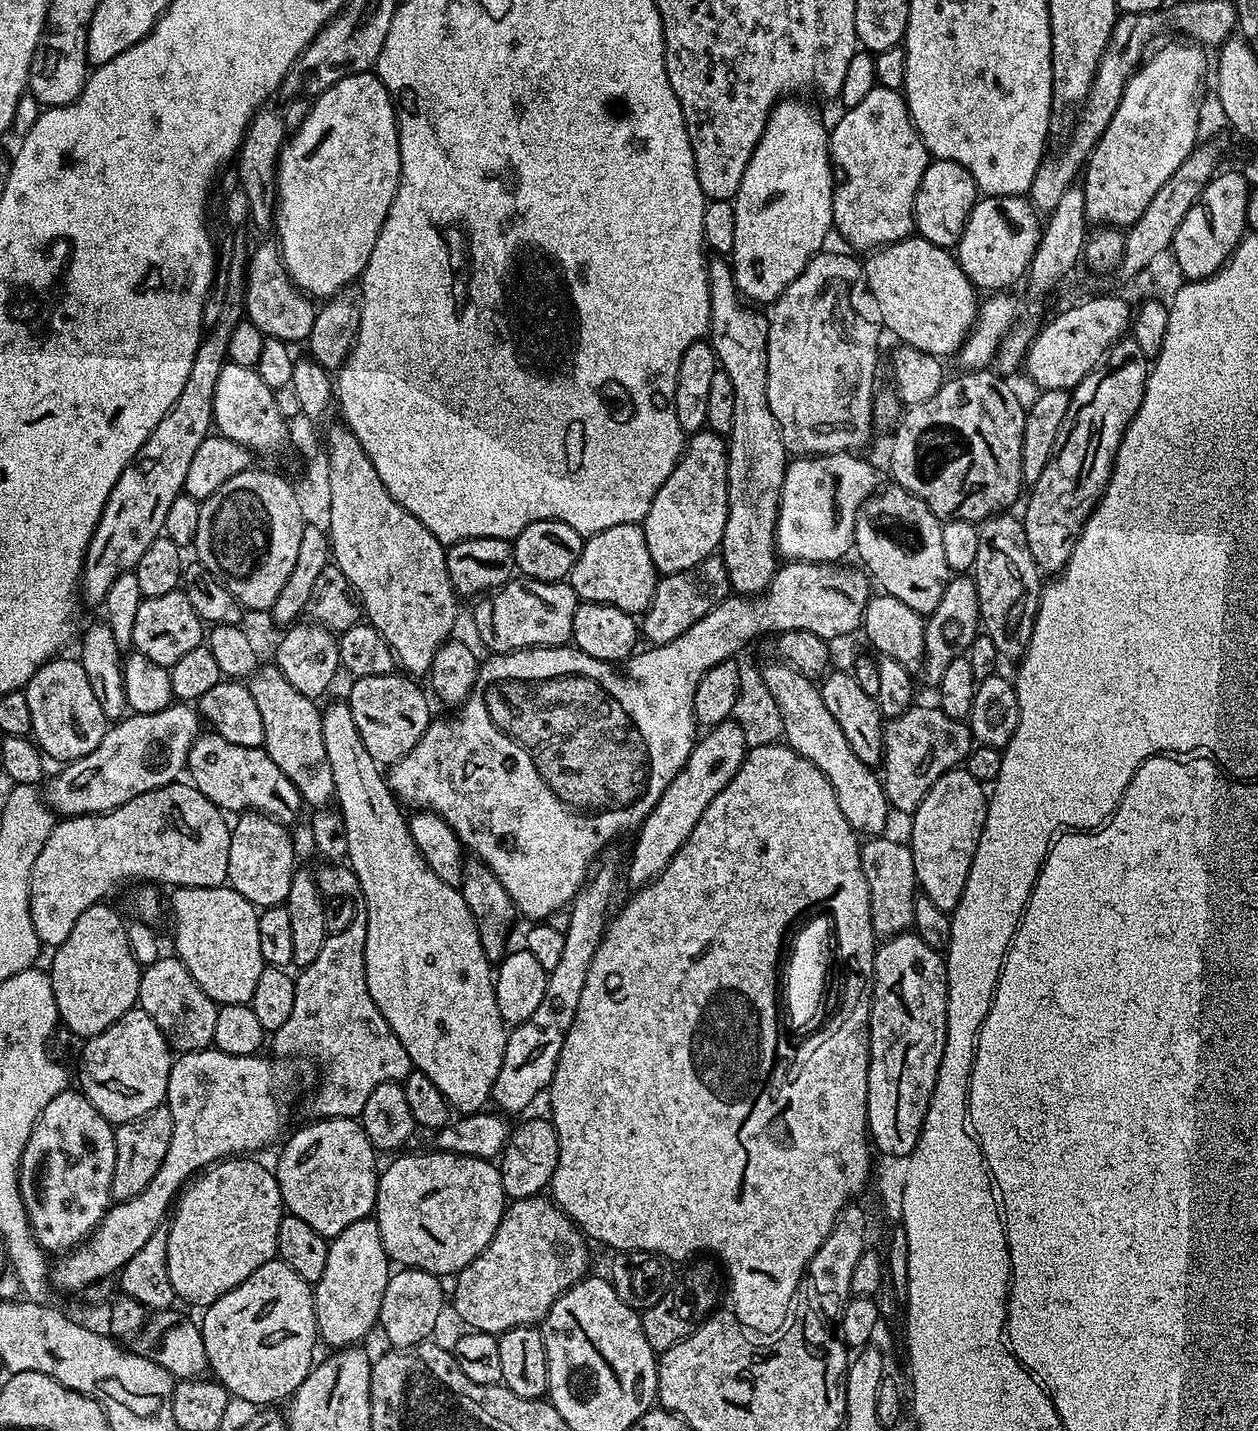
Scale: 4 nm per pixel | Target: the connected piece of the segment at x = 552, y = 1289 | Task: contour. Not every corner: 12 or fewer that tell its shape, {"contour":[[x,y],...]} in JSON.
{"contour":[[543,1195],[513,1200],[455,1277],[469,1329],[536,1326],[585,1279],[589,1241]]}

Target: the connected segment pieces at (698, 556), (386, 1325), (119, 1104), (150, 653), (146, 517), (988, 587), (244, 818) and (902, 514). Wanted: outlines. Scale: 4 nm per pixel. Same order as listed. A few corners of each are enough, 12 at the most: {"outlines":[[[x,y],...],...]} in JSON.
{"outlines":[[[693,433],[642,521],[657,573],[713,555],[727,443]],[[393,1271],[379,1331],[392,1348],[425,1343],[446,1308],[441,1277]],[[134,1007],[85,1044],[79,1091],[114,1126],[165,1103],[174,1052]],[[182,590],[138,606],[131,647],[169,670],[206,640]],[[234,233],[222,318],[178,402],[122,470],[79,591],[96,606],[163,533],[213,431],[214,386],[245,315],[250,255]],[[1019,515],[979,525],[983,631],[1006,659],[1034,634],[1042,573]],[[235,817],[227,883],[257,909],[283,905],[298,870],[287,827]],[[881,487],[856,516],[859,563],[927,614],[950,579],[942,521]]]}

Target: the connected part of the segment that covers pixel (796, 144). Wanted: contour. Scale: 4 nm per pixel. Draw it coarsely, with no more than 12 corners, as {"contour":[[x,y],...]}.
{"contour":[[774,105],[734,197],[732,273],[773,305],[834,228],[830,132]]}

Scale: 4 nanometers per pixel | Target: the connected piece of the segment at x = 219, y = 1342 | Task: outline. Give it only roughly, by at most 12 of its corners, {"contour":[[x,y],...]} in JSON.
{"contour":[[279,1258],[203,1309],[211,1375],[276,1406],[318,1345],[316,1298]]}

